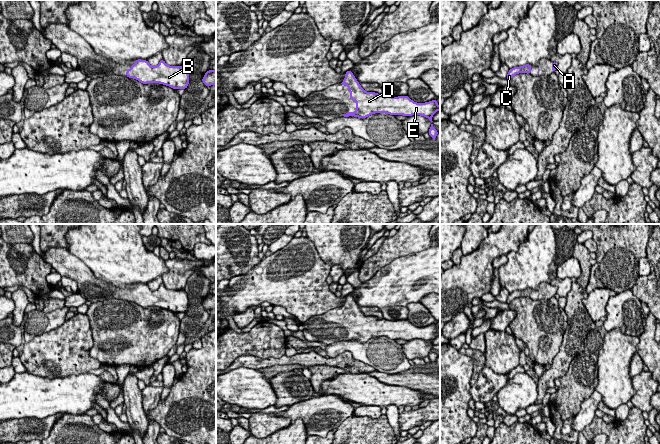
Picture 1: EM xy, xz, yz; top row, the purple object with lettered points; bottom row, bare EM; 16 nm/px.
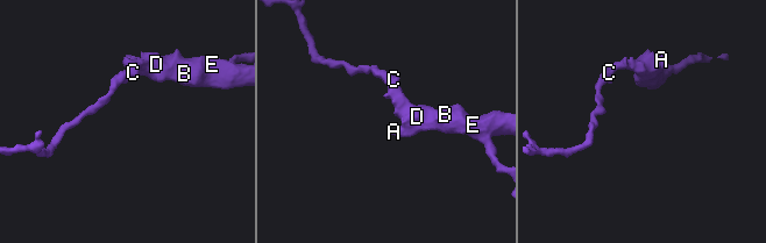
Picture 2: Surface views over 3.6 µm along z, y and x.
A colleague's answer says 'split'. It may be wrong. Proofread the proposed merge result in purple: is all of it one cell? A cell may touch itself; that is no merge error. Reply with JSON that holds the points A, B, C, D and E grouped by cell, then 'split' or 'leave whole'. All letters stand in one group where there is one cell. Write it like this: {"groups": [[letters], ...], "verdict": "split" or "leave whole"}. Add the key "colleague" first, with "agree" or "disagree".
{"colleague": "disagree", "groups": [["A", "B", "C", "D", "E"]], "verdict": "leave whole"}

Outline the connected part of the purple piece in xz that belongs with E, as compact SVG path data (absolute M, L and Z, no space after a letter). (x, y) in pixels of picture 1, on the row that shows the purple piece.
M348 70L345 73L342 85L348 86L350 98L356 102L356 111L343 114L344 117L354 116L366 118L375 113L387 113L390 115L421 115L428 118L431 122L433 114L440 111L440 105L436 99L426 103L416 103L408 95L406 96L386 96L375 92L366 92L359 84L353 73Z

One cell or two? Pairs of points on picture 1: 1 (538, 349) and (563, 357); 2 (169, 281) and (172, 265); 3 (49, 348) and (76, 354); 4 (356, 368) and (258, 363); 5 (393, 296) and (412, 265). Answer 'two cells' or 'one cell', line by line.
1: two cells
2: one cell
3: one cell
4: one cell
5: one cell

